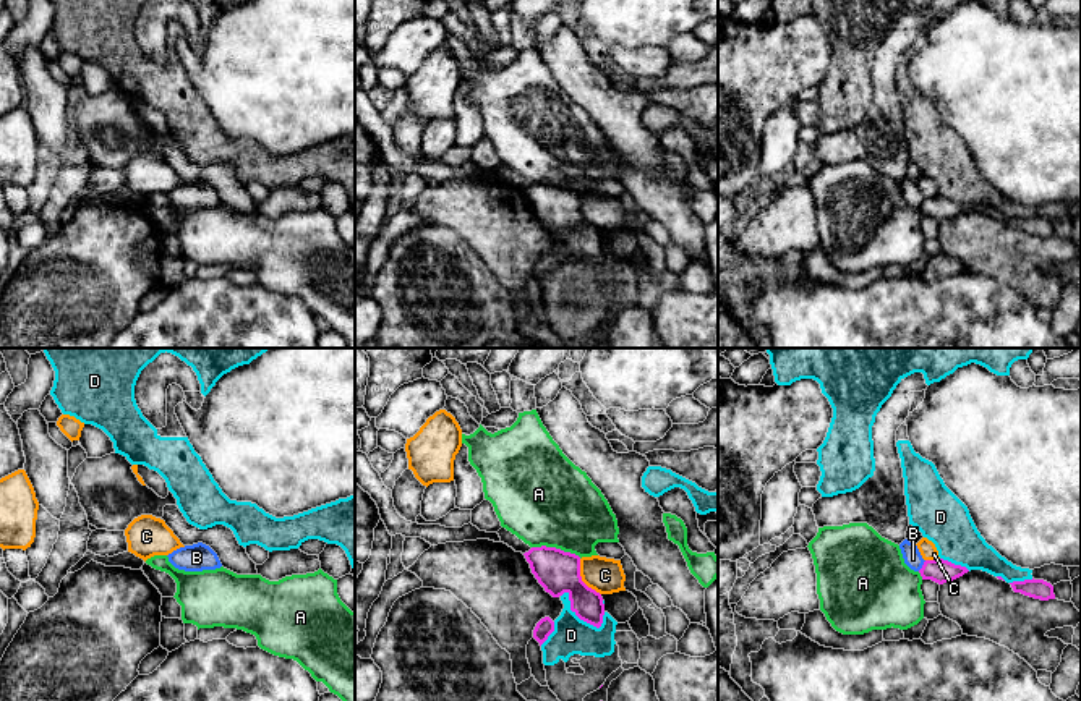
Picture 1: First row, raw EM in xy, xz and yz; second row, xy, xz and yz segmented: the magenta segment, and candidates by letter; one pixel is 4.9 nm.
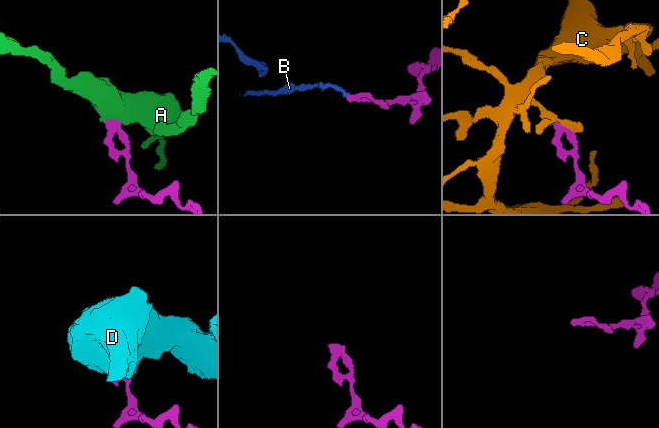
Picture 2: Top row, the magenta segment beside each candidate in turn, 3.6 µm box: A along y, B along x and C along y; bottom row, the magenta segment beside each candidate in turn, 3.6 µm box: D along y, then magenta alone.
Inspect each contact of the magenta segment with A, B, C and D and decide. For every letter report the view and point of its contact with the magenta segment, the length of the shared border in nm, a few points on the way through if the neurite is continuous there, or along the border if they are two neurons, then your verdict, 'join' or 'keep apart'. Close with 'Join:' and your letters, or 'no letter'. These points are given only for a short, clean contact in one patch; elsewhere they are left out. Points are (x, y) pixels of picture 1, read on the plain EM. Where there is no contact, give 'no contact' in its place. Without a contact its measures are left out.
A: xz (555, 185) | 260 nm | along xz (532, 183), (555, 183), (581, 195) | keep apart
B: yz (922, 203) | 70 nm | along yz (926, 198), (918, 208) | keep apart
C: xz (581, 216) | 220 nm | along xz (579, 196), (581, 216), (600, 232) | keep apart
D: xz (576, 251) | 260 nm | keep apart
Join: no letter

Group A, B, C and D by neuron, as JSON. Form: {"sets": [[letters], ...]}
{"sets": [["A"], ["B"], ["C"], ["D"]]}

